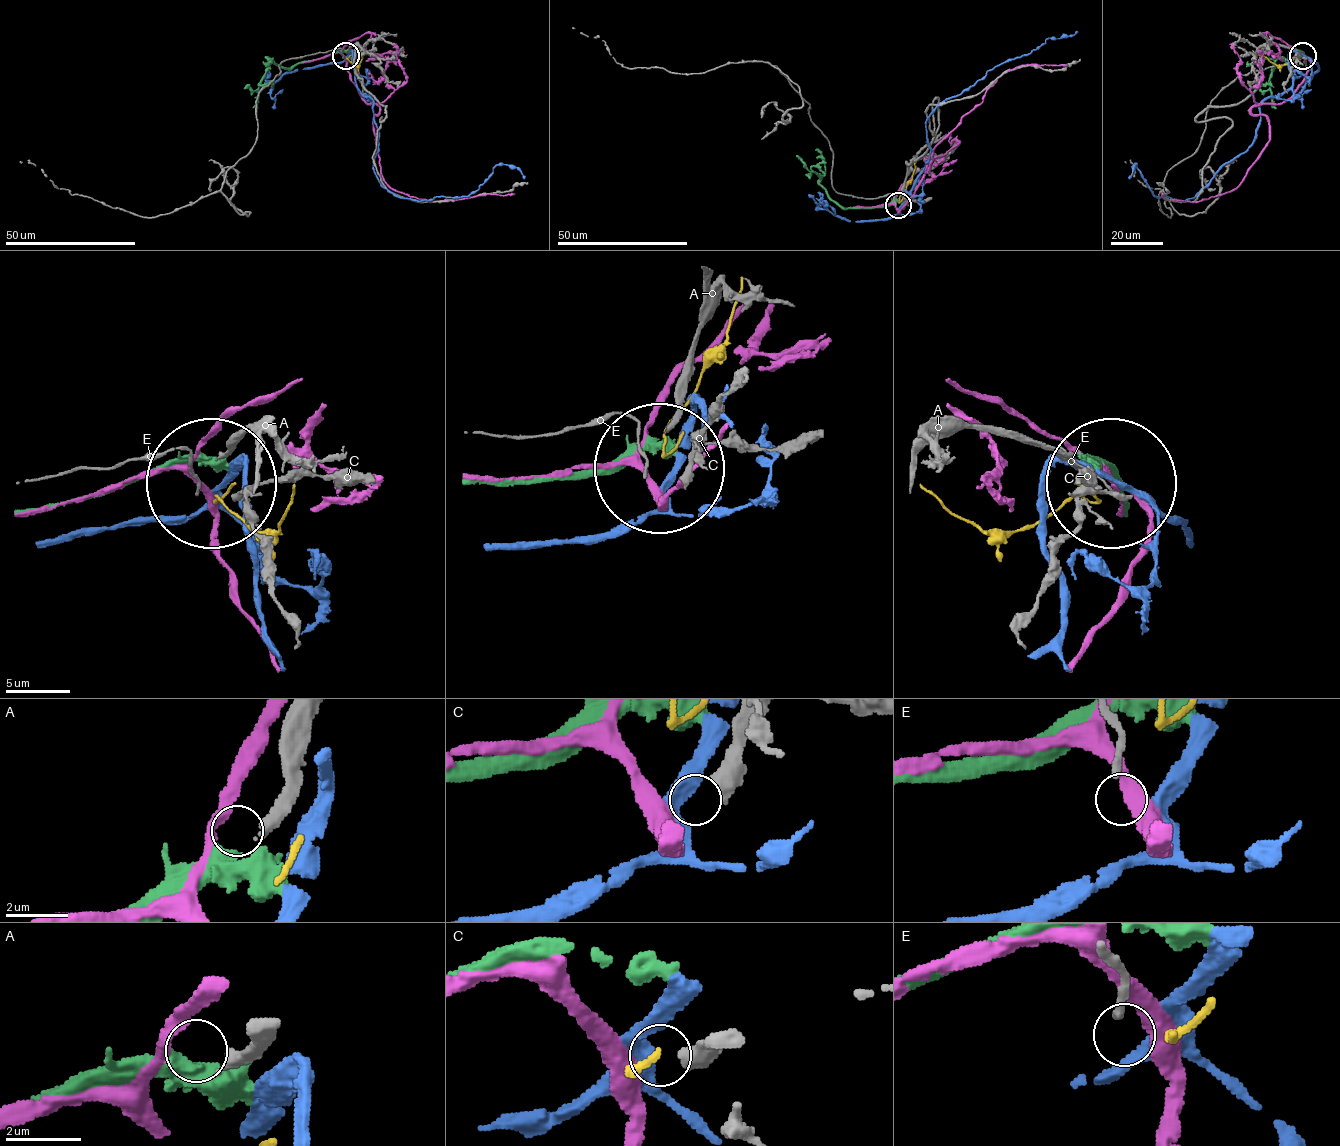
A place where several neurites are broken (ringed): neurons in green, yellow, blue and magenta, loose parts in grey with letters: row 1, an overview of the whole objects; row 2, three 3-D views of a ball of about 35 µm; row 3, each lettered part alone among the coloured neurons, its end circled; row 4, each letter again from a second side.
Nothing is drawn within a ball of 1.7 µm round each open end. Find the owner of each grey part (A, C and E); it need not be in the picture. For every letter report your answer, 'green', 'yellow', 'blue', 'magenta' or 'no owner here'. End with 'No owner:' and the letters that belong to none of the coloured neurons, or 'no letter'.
A: green
C: no owner here
E: no owner here
No owner: C, E

